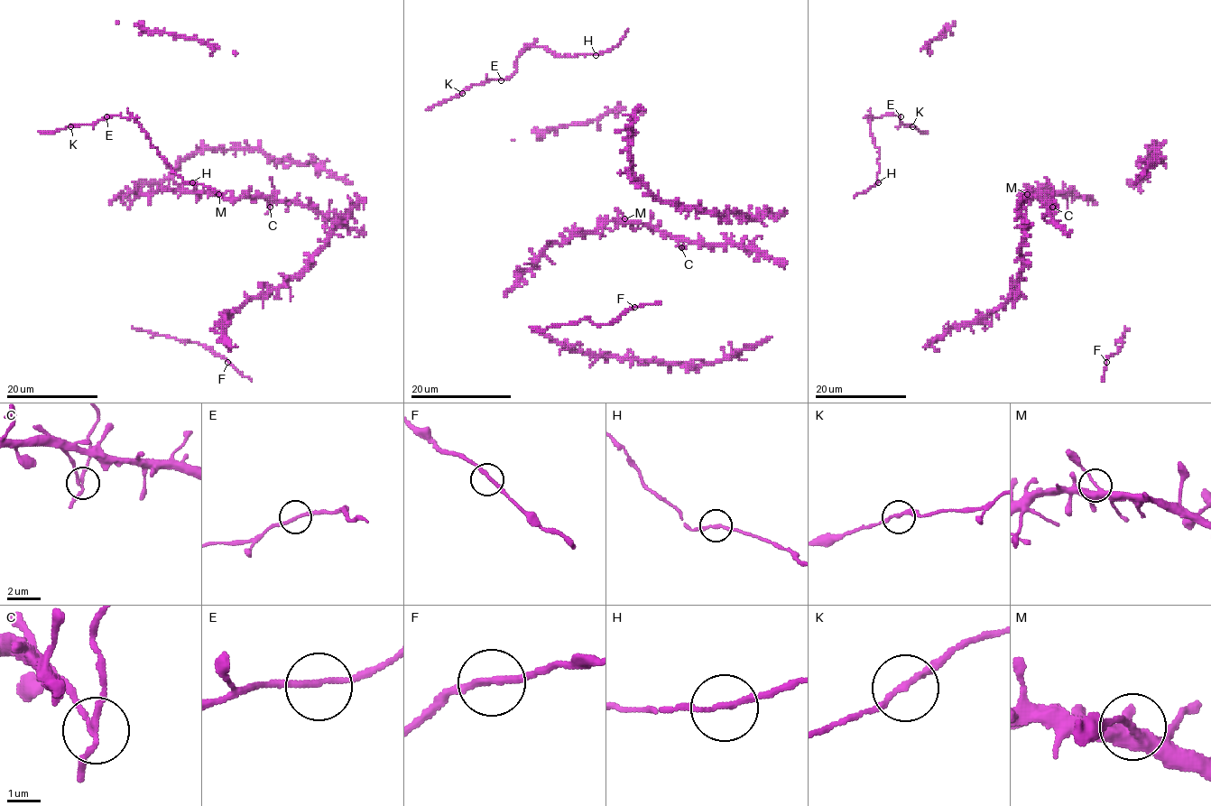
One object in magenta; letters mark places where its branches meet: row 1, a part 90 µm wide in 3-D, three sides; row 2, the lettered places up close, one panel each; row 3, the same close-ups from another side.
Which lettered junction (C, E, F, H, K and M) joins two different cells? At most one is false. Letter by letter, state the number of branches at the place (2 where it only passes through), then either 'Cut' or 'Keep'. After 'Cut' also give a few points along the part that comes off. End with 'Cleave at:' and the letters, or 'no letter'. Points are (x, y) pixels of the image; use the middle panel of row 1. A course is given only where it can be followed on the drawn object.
C: Branches: 3. Cut
E: Branches: 2. Keep
F: Branches: 2. Keep
H: Branches: 2. Keep
K: Branches: 2. Keep
M: Branches: 3. Keep
Cleave at: C

